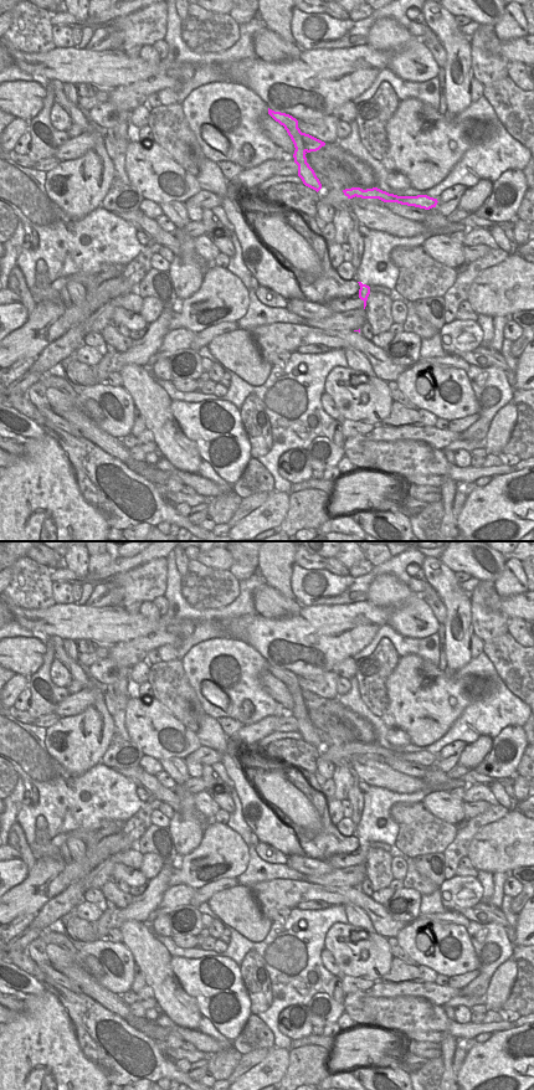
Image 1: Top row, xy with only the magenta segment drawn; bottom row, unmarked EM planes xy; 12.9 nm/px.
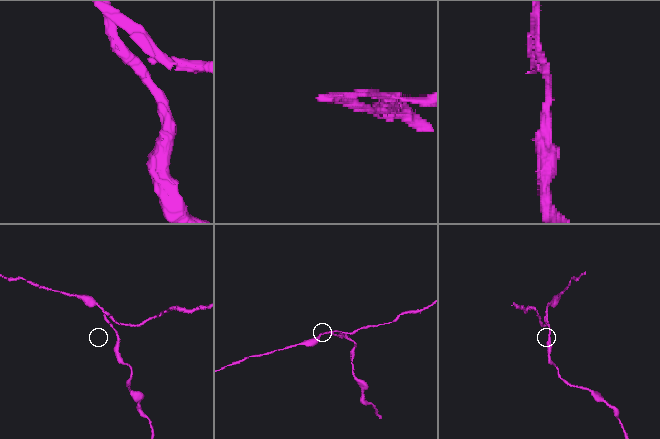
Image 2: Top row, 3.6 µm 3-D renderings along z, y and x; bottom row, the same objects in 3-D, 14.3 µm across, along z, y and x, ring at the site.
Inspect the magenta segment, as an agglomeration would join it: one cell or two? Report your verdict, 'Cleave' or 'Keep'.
Cleave.

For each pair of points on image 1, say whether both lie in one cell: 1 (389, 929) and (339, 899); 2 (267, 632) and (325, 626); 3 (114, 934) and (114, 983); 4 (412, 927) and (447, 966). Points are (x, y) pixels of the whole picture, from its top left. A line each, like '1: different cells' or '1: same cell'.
1: same cell
2: same cell
3: different cells
4: same cell

